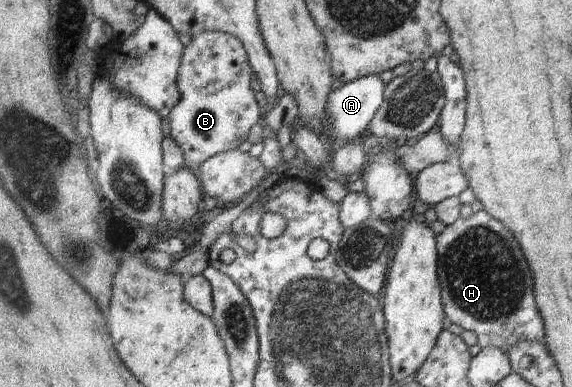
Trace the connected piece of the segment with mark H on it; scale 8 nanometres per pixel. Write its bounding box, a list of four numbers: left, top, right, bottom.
[435,210,543,353]

